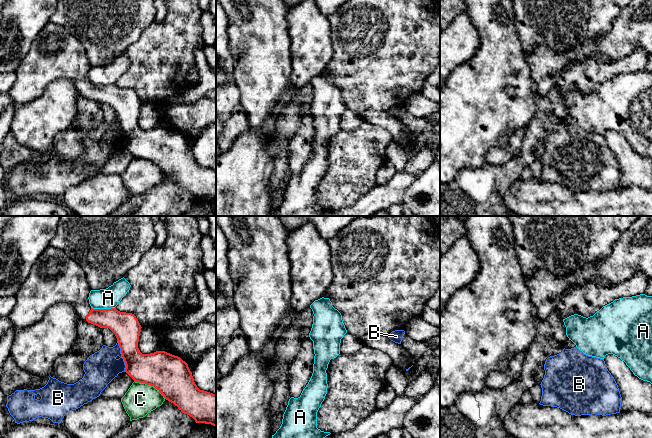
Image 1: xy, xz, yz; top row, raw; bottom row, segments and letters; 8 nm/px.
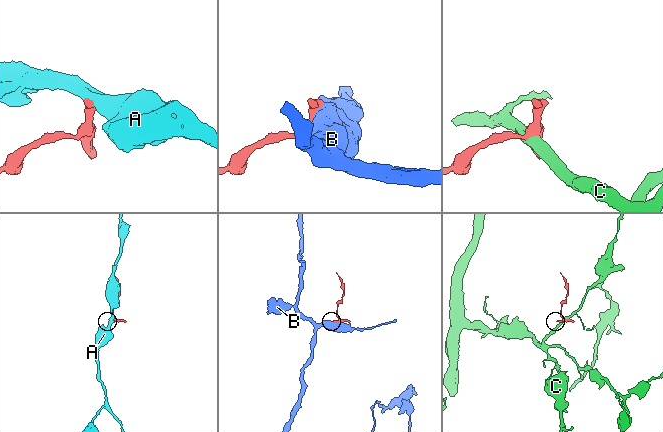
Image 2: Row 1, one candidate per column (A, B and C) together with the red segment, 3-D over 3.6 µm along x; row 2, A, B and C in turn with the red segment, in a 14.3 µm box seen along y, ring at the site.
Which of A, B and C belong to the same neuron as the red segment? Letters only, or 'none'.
none

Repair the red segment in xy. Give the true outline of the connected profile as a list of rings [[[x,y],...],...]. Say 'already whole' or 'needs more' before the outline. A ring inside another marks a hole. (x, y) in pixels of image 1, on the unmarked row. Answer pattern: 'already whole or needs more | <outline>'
needs more | [[[49,22],[33,40],[16,69],[16,80],[8,94],[17,106],[22,106],[39,98],[53,81],[58,79],[72,81],[81,95],[100,104],[109,104],[115,110],[126,141],[125,148],[135,158],[155,163],[166,176],[177,182],[182,189],[192,193],[196,199],[216,202],[216,170],[197,163],[188,140],[180,133],[165,127],[142,130],[138,124],[142,103],[136,92],[120,88],[116,83],[93,85],[88,75],[90,67],[84,46],[63,26]]]

